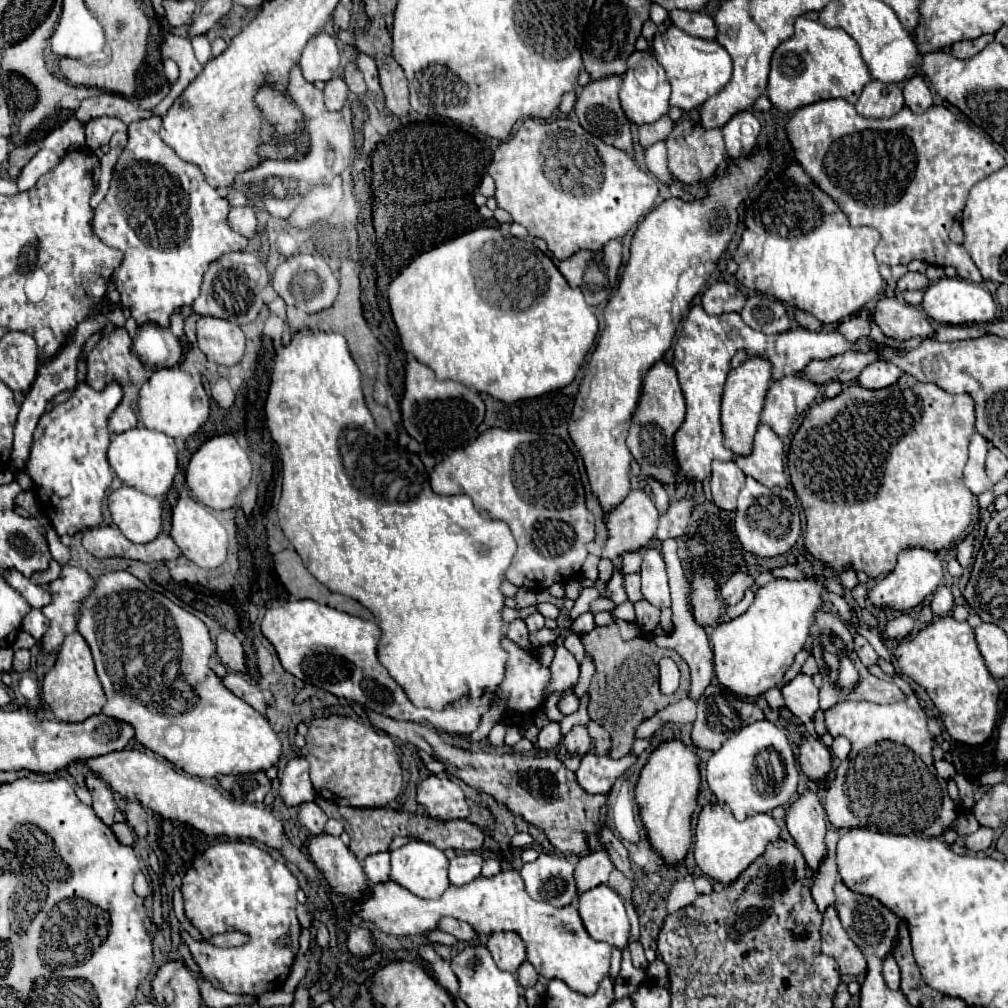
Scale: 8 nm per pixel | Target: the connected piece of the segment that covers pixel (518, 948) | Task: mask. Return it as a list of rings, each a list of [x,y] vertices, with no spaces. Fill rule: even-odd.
[[[494,932],[488,940],[488,950],[500,970],[516,974],[520,964],[526,960],[526,948],[516,932]]]

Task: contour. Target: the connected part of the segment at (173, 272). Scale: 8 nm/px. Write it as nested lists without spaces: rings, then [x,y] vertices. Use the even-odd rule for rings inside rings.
[[[152,116],[128,126],[128,144],[114,166],[110,190],[94,210],[94,232],[104,244],[124,252],[124,260],[114,274],[122,308],[130,310],[138,326],[156,322],[166,328],[170,326],[170,316],[174,312],[180,312],[184,306],[192,306],[198,298],[198,288],[210,262],[220,258],[224,252],[244,250],[248,240],[242,234],[232,232],[226,222],[230,204],[206,182],[200,168],[178,158],[176,152],[162,142],[158,134],[160,124],[162,118]]]

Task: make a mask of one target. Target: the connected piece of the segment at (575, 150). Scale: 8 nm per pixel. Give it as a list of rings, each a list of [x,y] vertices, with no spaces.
[[[526,118],[518,132],[498,146],[488,172],[496,184],[498,206],[528,228],[532,238],[546,240],[558,260],[580,248],[600,250],[610,238],[624,238],[658,196],[654,178],[642,172],[632,156],[588,134],[576,118]]]

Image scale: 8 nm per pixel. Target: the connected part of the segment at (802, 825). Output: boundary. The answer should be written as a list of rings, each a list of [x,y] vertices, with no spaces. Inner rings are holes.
[[[806,790],[796,798],[786,812],[786,826],[796,846],[806,858],[810,870],[826,858],[826,812],[814,790]]]

